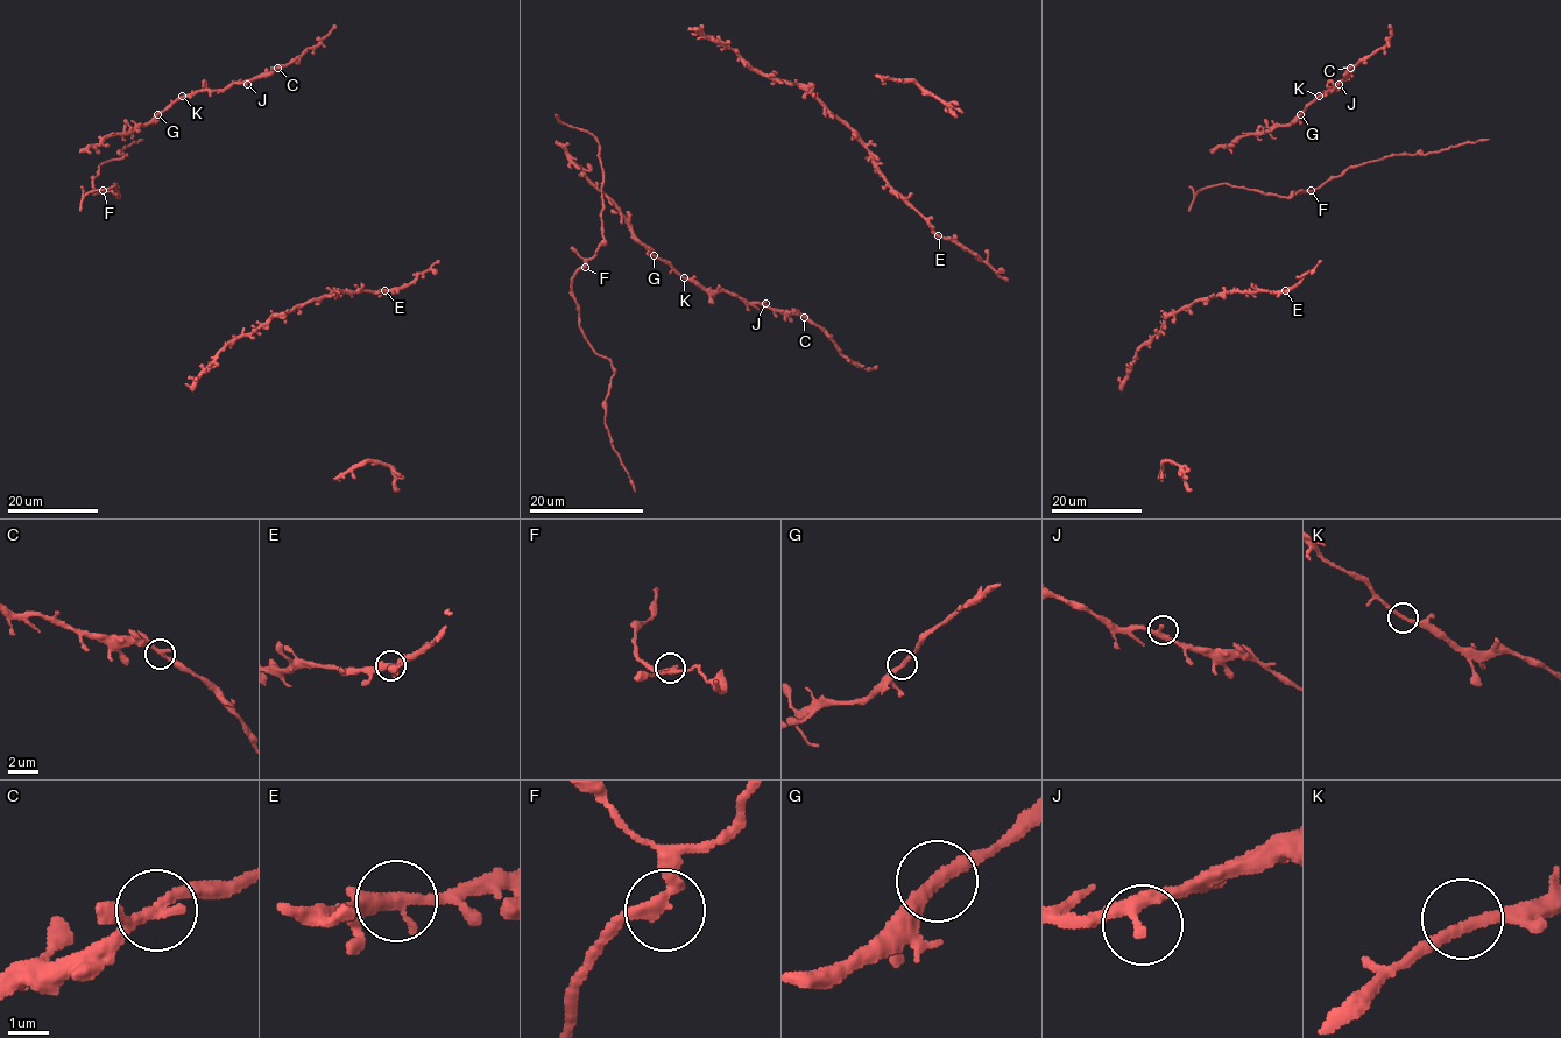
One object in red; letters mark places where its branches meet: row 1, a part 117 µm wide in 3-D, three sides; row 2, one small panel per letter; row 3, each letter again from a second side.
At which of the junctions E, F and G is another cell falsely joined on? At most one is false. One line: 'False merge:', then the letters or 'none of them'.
False merge: none of them

